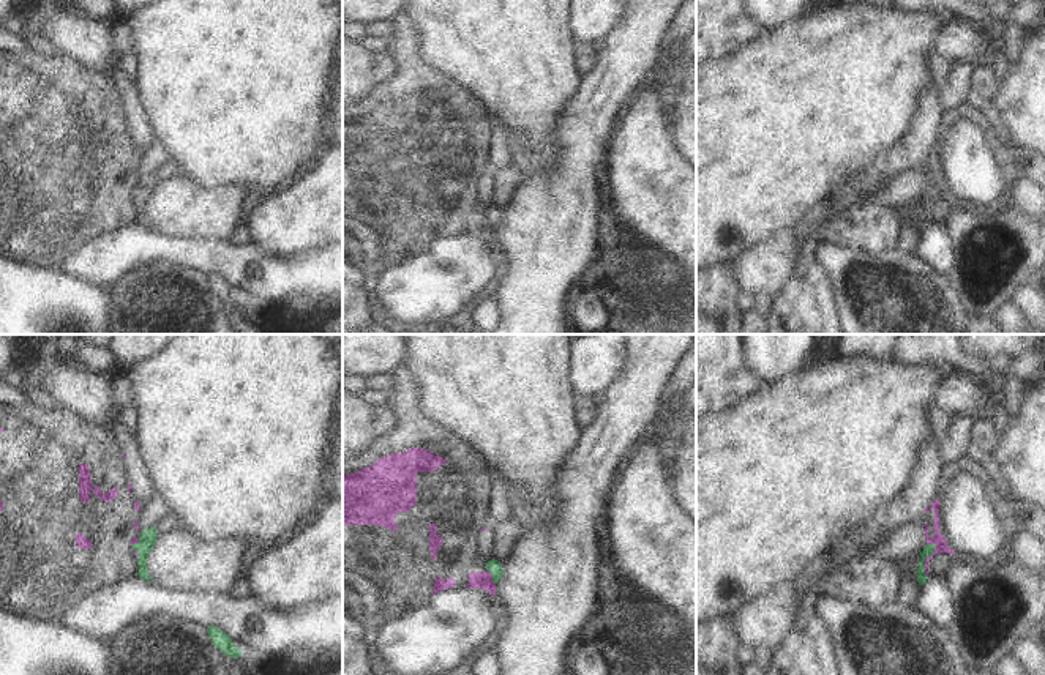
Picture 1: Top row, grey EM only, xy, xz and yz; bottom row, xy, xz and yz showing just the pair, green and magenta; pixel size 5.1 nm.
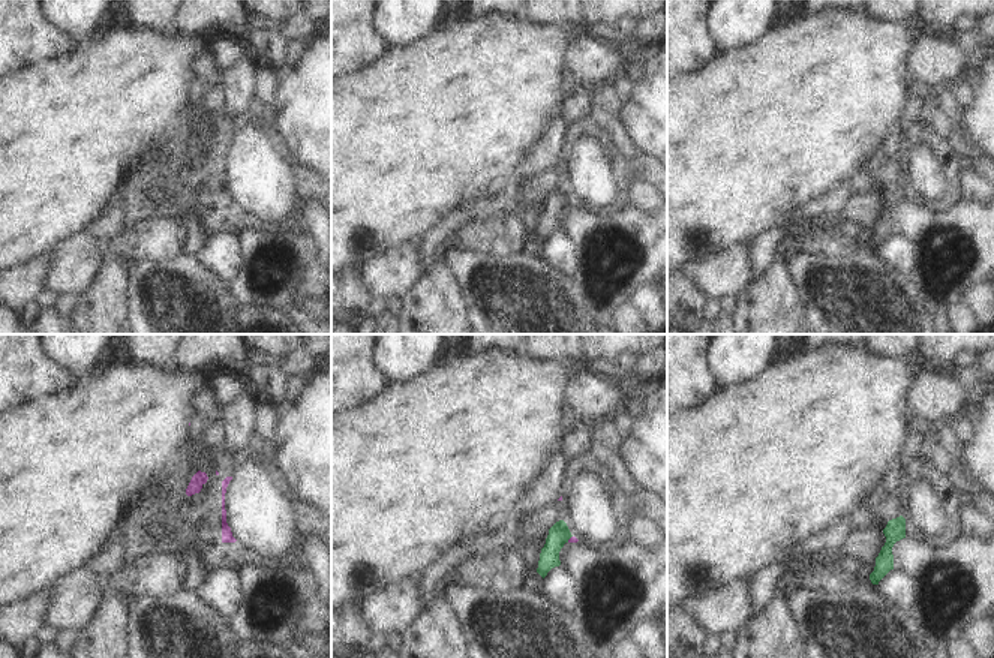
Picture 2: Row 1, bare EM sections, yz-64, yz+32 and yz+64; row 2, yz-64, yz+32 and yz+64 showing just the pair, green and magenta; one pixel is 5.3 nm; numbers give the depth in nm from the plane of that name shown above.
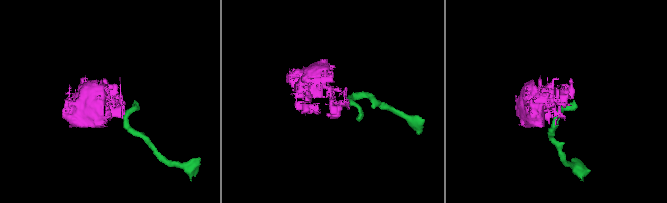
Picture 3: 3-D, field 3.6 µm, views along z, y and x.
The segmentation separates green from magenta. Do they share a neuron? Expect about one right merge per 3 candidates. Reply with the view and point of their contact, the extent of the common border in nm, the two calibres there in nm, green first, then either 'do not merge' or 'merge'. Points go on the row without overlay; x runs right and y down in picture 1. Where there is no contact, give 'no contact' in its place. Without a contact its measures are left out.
meets green in yz at (924, 207); contact 180 nm long; 60 nm thick on the green side, 70 nm on the other; do not merge

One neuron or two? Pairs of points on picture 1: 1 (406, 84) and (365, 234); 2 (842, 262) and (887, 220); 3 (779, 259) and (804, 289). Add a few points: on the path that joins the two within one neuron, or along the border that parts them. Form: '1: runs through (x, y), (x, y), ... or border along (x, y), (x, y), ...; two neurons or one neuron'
1: runs through (406, 122), (404, 145), (379, 171), (379, 196); one neuron
2: border along (816, 249), (892, 249); two neurons
3: border along (802, 249), (797, 272), (774, 297); two neurons

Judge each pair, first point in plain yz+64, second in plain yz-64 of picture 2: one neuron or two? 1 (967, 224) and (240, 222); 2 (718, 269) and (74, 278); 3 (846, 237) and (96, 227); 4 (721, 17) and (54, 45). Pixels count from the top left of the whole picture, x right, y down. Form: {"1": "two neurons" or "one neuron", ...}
{"1": "two neurons", "2": "one neuron", "3": "two neurons", "4": "two neurons"}

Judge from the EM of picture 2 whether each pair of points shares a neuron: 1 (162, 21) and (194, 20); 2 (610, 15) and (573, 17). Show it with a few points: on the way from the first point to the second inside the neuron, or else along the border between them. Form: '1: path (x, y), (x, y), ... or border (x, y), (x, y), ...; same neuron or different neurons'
1: border (174, 15), (171, 33); different neurons
2: border (585, 15), (595, 23), (612, 26); different neurons

